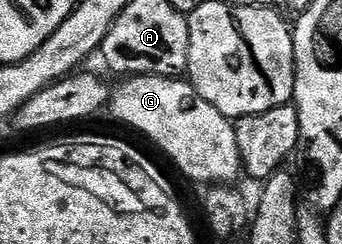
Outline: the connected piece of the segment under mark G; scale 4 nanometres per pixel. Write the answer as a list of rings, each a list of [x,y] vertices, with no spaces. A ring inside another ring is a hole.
[[[134,75],[125,78],[123,81],[117,83],[120,84],[118,84],[117,87],[113,86],[110,91],[110,112],[112,111],[113,117],[116,118],[118,122],[125,123],[125,125],[128,127],[133,127],[133,129],[136,130],[138,134],[145,135],[145,137],[148,138],[149,141],[152,142],[153,145],[156,146],[158,150],[165,151],[165,153],[168,154],[169,161],[172,162],[173,165],[176,166],[177,169],[180,170],[181,173],[184,174],[186,178],[193,179],[193,181],[196,183],[204,183],[203,185],[232,185],[237,182],[235,180],[236,178],[238,177],[241,178],[242,168],[240,166],[240,154],[238,153],[238,143],[236,141],[236,128],[234,126],[233,120],[226,118],[226,116],[223,115],[222,113],[218,113],[218,109],[214,109],[214,105],[210,105],[210,101],[206,101],[205,99],[203,99],[203,97],[198,92],[196,92],[195,89],[193,89],[191,82],[189,82],[187,78],[173,77],[170,75]]]

